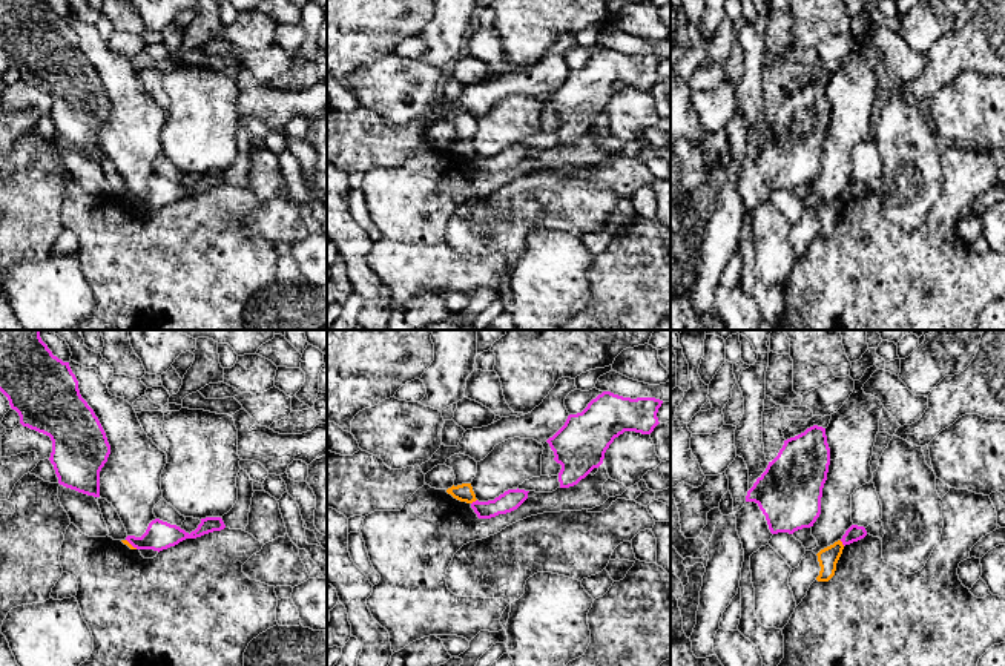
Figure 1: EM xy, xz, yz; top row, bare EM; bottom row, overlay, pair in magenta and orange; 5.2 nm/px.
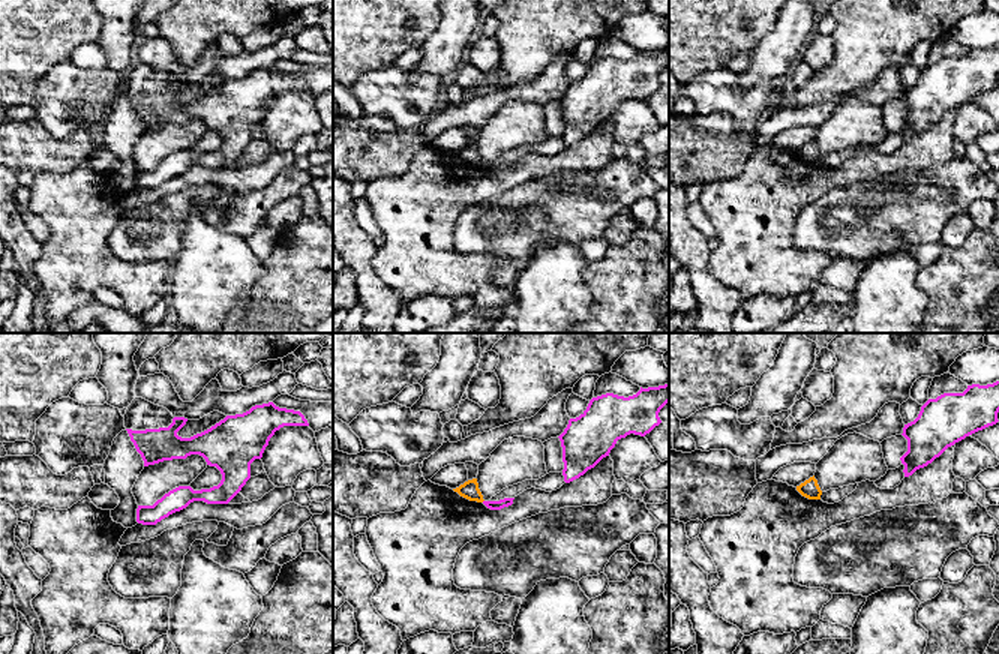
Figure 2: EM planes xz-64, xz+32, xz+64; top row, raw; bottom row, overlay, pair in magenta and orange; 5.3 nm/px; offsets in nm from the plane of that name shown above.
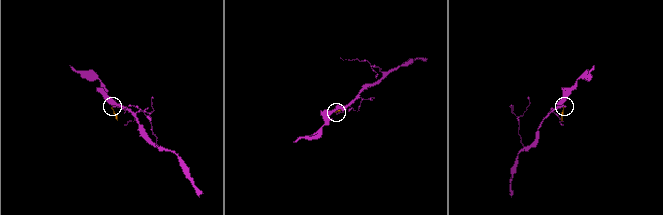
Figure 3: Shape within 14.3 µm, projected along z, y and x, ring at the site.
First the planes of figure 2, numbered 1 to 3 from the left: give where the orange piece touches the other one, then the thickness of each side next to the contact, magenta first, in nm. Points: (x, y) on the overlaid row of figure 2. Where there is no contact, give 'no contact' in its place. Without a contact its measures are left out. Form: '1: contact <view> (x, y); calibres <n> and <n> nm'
1: no contact
2: no contact
3: no contact

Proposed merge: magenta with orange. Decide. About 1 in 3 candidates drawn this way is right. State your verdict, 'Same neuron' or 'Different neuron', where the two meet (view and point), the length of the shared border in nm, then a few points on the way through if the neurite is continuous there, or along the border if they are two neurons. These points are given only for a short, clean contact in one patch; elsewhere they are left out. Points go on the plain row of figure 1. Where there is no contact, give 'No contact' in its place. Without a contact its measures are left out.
Different neuron. Touches magenta at xz (473, 158). Shared border 40 nm. Boundary: xz (476, 155), (471, 160)

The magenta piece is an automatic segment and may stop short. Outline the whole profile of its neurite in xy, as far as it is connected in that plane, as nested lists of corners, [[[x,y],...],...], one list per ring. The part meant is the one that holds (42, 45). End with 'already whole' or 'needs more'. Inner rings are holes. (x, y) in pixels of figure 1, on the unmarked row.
[[[0,0],[0,48],[20,72],[20,80],[52,97],[51,120],[58,140],[100,153],[100,127],[110,101],[94,66],[81,54],[69,18],[63,18],[46,0]]]; already whole

